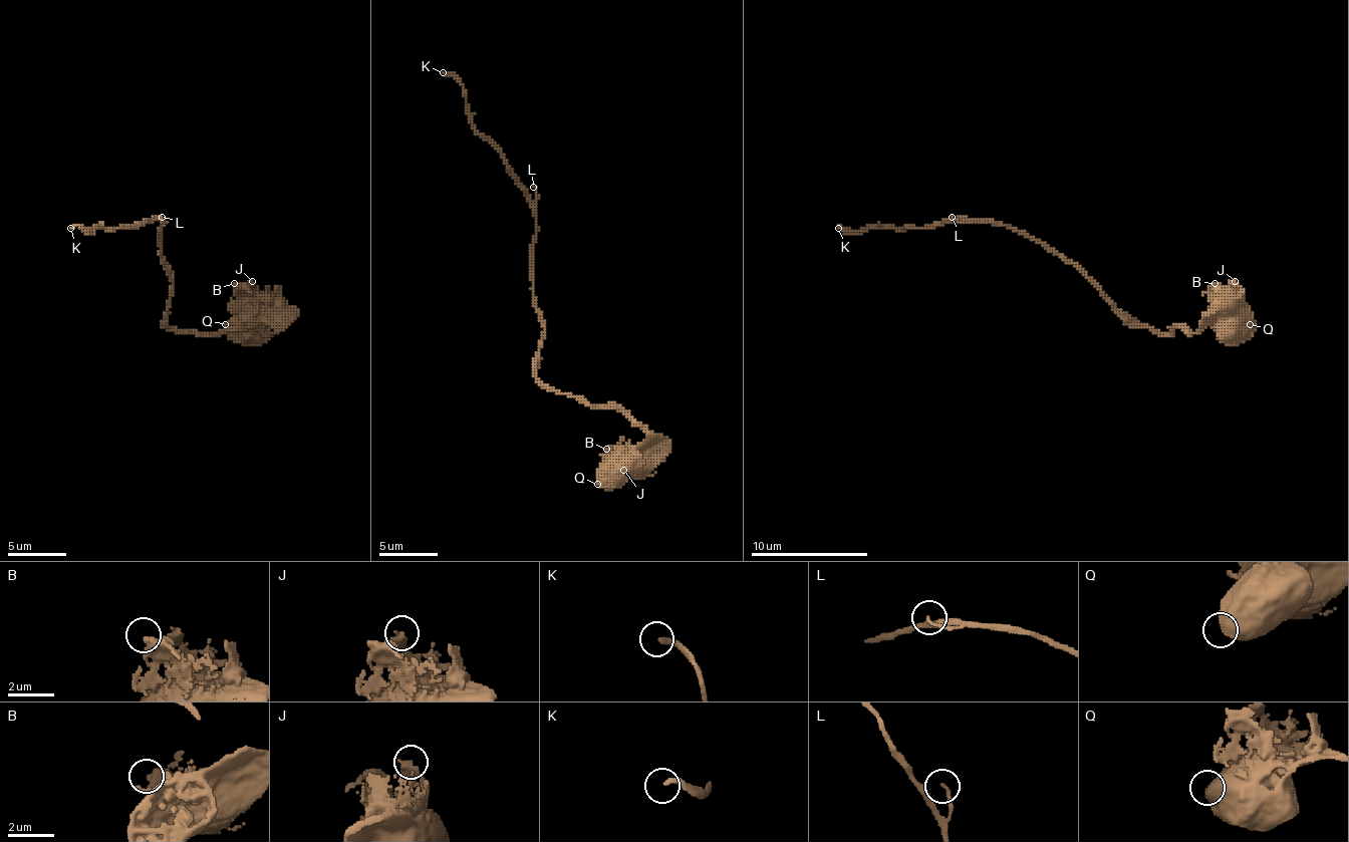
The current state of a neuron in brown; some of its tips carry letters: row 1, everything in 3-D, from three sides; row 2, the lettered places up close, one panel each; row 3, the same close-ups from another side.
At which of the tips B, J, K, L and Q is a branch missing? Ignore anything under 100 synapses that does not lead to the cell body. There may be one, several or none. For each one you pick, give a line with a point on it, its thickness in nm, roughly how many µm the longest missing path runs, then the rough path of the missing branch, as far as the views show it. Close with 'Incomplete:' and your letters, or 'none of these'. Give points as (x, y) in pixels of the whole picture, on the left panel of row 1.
K: place (70, 228); calibre 200 nm; missing 45 µm; course (70, 228), (179, 254), (179, 281), (138, 321), (114, 304), (111, 281), (150, 237), (156, 170)
Incomplete: K

